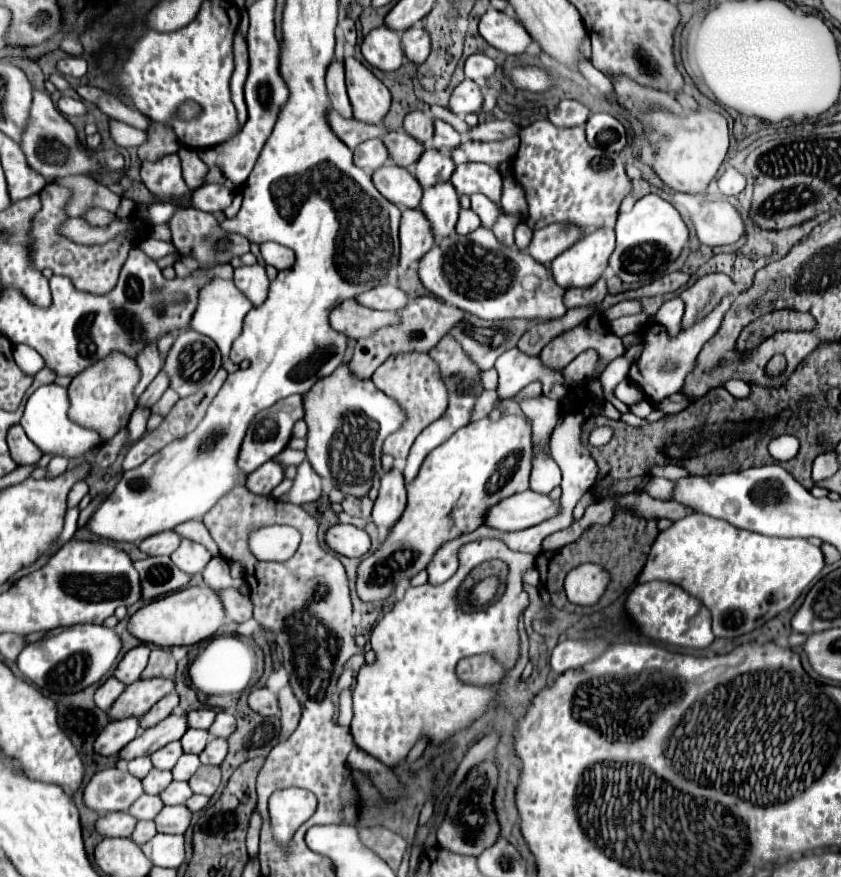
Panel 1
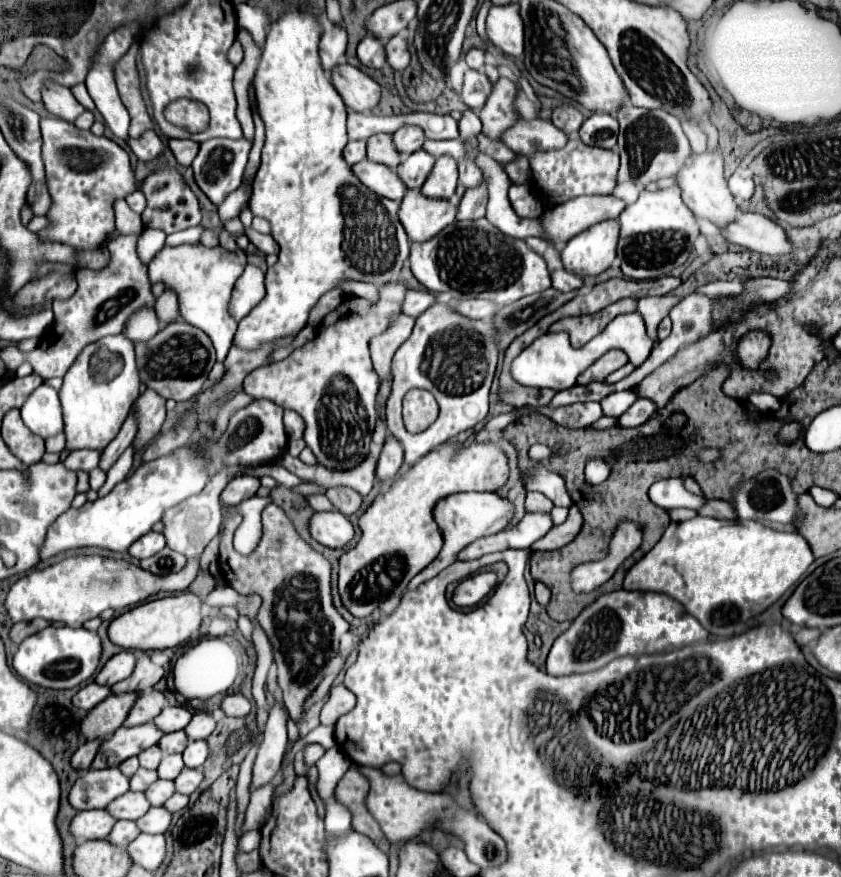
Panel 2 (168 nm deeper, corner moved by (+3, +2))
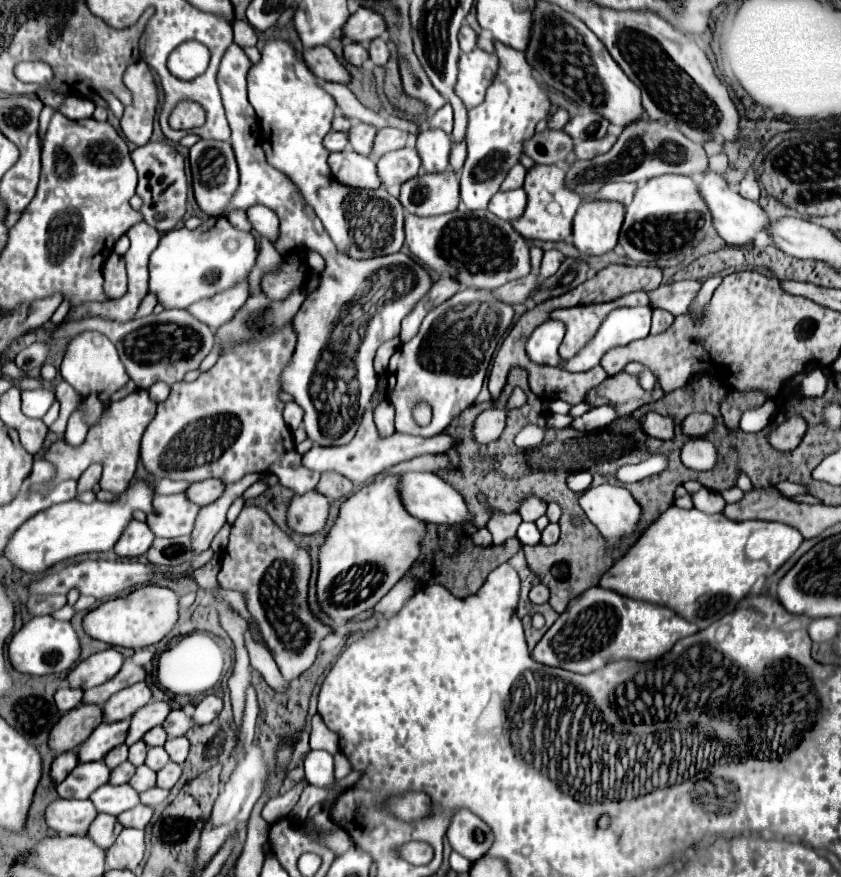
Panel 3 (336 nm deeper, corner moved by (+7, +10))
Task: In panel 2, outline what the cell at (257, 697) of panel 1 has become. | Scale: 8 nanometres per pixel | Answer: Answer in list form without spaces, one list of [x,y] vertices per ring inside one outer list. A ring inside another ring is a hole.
[[[238,692],[238,694],[228,694],[228,696],[224,696],[220,708],[222,708],[222,712],[224,712],[226,716],[246,716],[246,714],[250,714],[252,706],[254,706],[254,702],[248,700],[246,696],[242,696],[242,694]]]

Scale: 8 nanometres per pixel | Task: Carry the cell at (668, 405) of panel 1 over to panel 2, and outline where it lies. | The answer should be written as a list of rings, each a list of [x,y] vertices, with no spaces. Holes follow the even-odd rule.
[[[638,398],[630,410],[626,410],[622,416],[620,416],[620,426],[640,426],[644,422],[648,422],[652,418],[652,414],[656,414],[658,406],[652,404],[652,400],[648,398]]]

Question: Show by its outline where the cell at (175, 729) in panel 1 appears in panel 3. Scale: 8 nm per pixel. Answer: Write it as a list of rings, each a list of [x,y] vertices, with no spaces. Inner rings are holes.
[[[102,722],[92,736],[78,748],[78,762],[94,762],[94,760],[102,760],[114,746],[124,744],[126,740],[126,732],[128,732],[130,722]]]

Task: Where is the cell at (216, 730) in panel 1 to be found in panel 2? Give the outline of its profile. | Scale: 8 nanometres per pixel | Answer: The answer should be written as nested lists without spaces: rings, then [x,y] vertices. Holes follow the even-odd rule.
[[[196,712],[188,728],[184,728],[184,732],[188,734],[190,740],[206,740],[210,732],[214,732],[214,728],[216,728],[216,718],[212,714]]]

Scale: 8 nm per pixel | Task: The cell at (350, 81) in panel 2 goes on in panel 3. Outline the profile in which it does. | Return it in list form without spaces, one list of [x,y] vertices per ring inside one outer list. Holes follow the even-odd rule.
[[[328,46],[306,50],[304,62],[310,68],[310,72],[316,74],[316,78],[322,78],[328,82],[342,82],[342,84],[346,84],[350,78],[346,68],[338,62],[338,58],[334,56],[334,52]]]

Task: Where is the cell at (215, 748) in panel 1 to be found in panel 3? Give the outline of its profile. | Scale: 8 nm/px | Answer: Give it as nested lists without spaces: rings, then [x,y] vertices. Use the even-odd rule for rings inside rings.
[[[178,736],[178,738],[170,738],[170,740],[166,740],[164,748],[166,748],[166,752],[168,752],[168,756],[170,756],[172,762],[182,764],[182,762],[186,760],[186,756],[188,756],[190,742],[188,742],[186,736]]]

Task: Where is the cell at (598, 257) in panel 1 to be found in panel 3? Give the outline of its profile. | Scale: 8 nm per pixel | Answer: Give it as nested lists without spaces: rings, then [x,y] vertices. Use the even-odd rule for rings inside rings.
[[[586,200],[574,216],[574,246],[586,256],[610,252],[624,222],[624,204],[616,200]]]

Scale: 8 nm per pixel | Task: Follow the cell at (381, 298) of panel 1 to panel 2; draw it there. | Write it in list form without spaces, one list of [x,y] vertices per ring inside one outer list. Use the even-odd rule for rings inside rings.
[[[408,290],[406,296],[404,296],[404,302],[402,302],[402,312],[412,316],[412,318],[418,318],[430,304],[434,304],[434,294],[430,292],[418,292],[418,290]]]

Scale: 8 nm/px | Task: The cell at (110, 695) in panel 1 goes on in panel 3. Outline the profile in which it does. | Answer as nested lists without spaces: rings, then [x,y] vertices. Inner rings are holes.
[[[60,688],[54,696],[56,708],[60,708],[60,714],[76,708],[82,700],[82,690],[70,690],[70,688]]]

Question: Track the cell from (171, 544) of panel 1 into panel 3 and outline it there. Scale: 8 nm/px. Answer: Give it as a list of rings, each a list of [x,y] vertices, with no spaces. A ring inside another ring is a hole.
[[[130,520],[128,528],[124,528],[120,540],[116,542],[114,552],[124,558],[136,558],[136,556],[142,556],[148,552],[148,548],[152,546],[152,540],[154,540],[154,536],[146,522]]]

